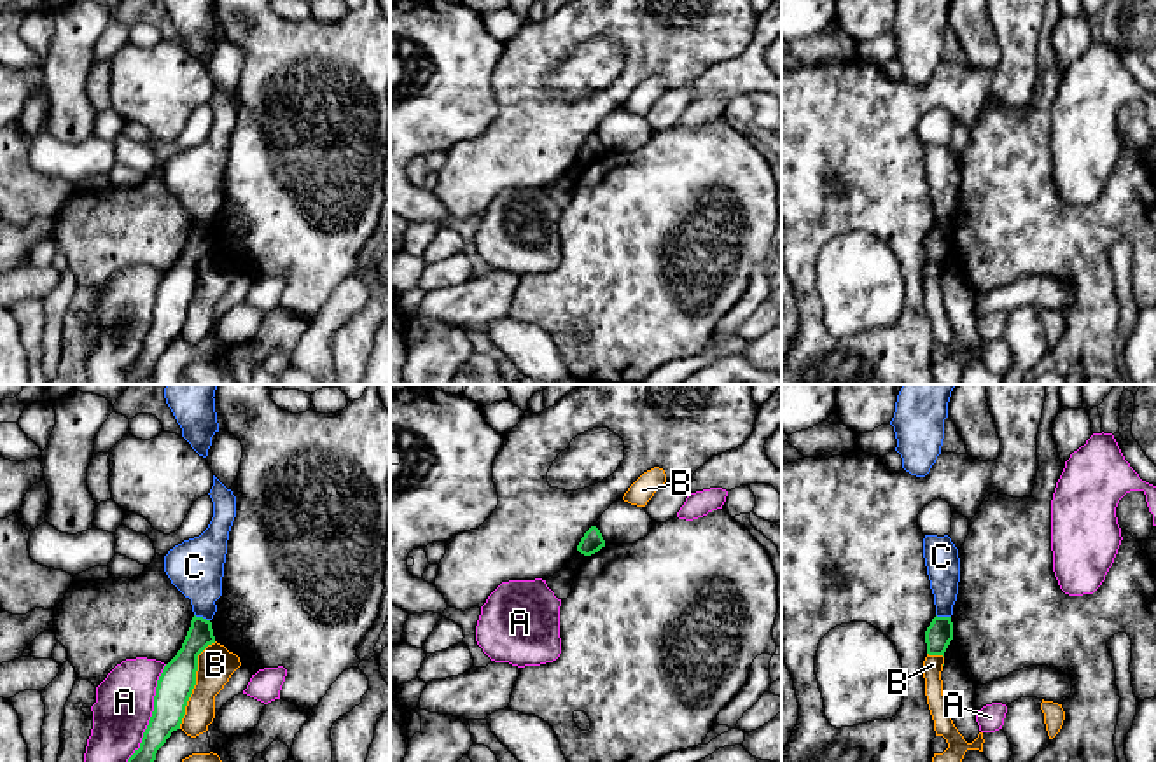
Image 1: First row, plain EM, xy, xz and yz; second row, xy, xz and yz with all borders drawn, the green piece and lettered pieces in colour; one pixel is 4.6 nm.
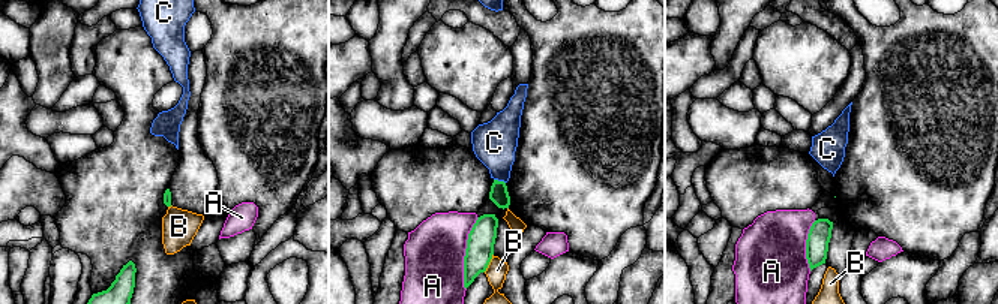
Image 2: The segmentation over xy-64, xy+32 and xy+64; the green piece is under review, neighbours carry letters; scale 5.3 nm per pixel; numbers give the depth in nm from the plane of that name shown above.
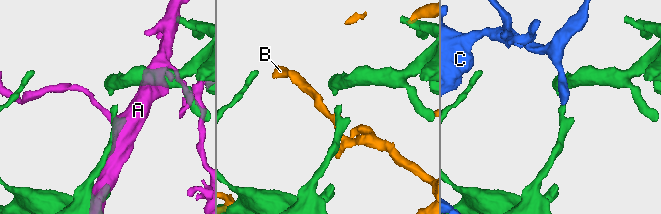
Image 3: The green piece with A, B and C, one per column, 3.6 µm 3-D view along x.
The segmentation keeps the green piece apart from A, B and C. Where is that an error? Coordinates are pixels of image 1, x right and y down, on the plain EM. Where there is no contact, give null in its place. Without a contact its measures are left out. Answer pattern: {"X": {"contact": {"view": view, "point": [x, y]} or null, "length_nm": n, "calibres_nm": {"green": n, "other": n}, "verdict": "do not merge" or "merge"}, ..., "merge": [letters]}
{"A": {"contact": {"view": "xy", "point": [149, 329]}, "length_nm": 550, "calibres_nm": {"green": 160, "other": 280}, "verdict": "do not merge"}, "B": {"contact": {"view": "xy", "point": [194, 292]}, "length_nm": 440, "calibres_nm": {"green": 160, "other": 170}, "verdict": "do not merge"}, "C": {"contact": {"view": "xy", "point": [201, 226]}, "length_nm": 80, "calibres_nm": {"green": 130, "other": 260}, "verdict": "do not merge"}, "merge": []}

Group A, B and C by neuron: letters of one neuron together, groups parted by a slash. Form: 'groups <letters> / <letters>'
groups A / B / C

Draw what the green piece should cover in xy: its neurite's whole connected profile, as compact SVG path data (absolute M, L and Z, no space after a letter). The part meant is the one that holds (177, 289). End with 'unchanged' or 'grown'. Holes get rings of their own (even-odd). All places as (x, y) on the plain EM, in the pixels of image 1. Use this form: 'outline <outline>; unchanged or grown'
outline M194 224L182 257L157 288L154 320L140 357L128 367L128 378L136 384L152 383L157 358L173 339L180 337L196 294L198 264L212 252L215 252L212 231Z; unchanged

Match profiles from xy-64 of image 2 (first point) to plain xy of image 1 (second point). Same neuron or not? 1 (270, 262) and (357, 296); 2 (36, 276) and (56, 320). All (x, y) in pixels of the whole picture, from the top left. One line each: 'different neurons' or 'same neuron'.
1: same neuron
2: same neuron

